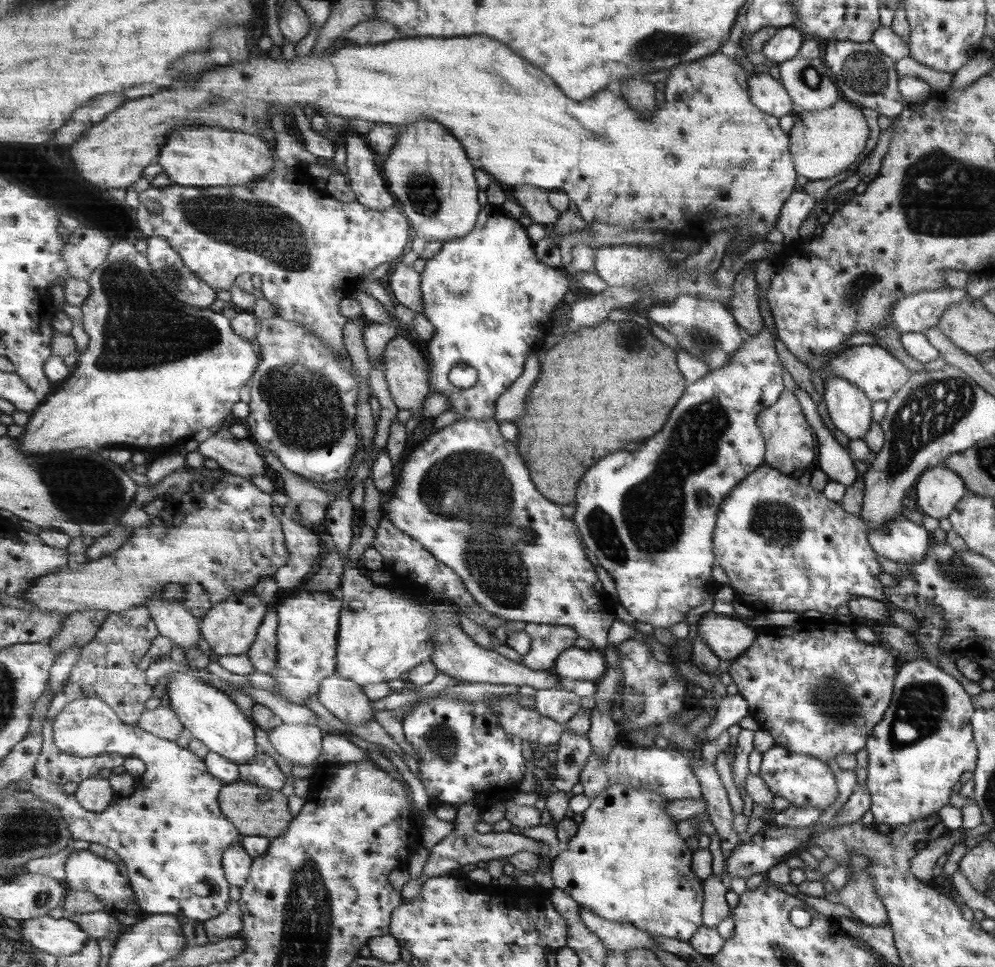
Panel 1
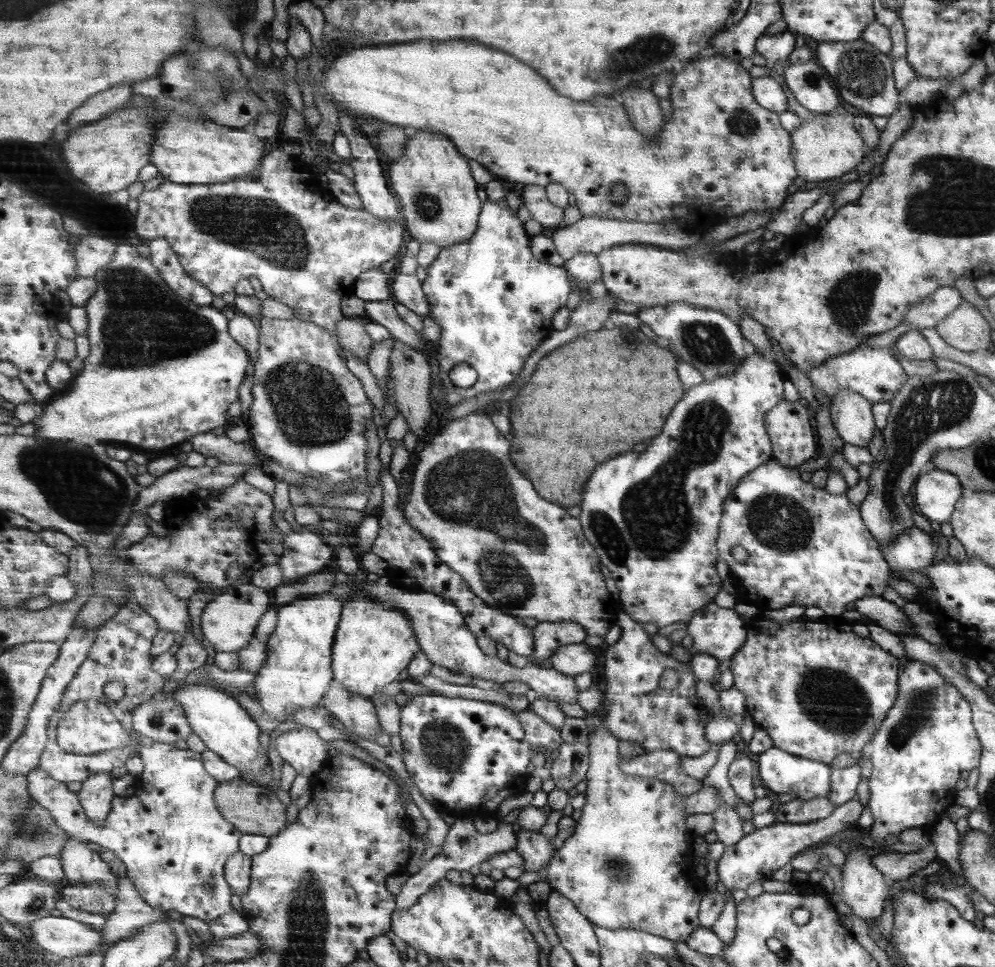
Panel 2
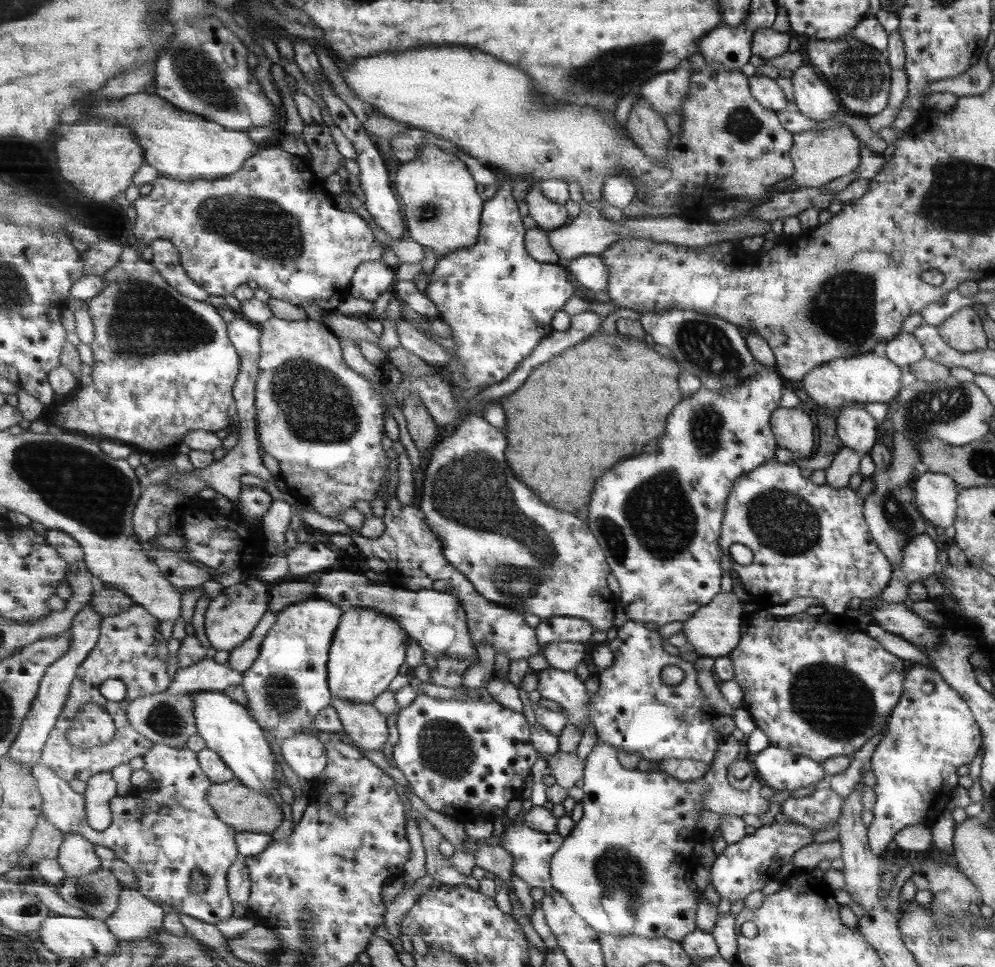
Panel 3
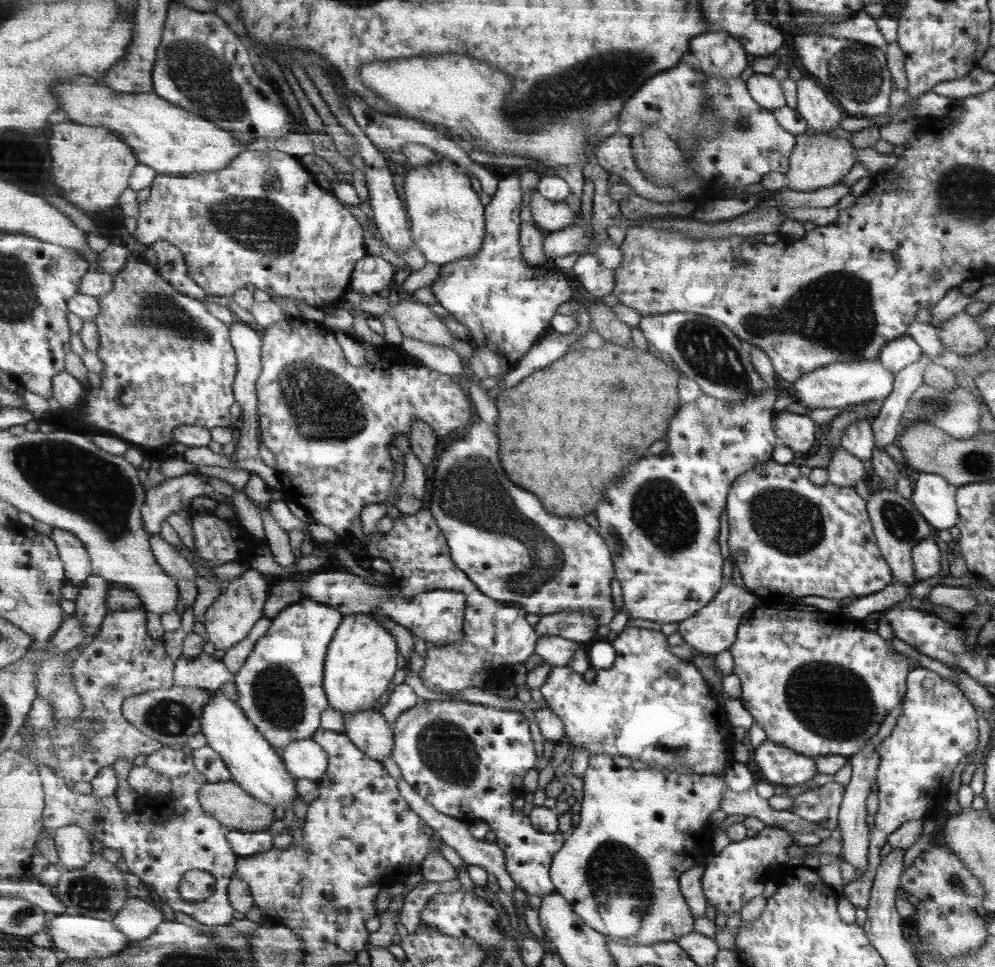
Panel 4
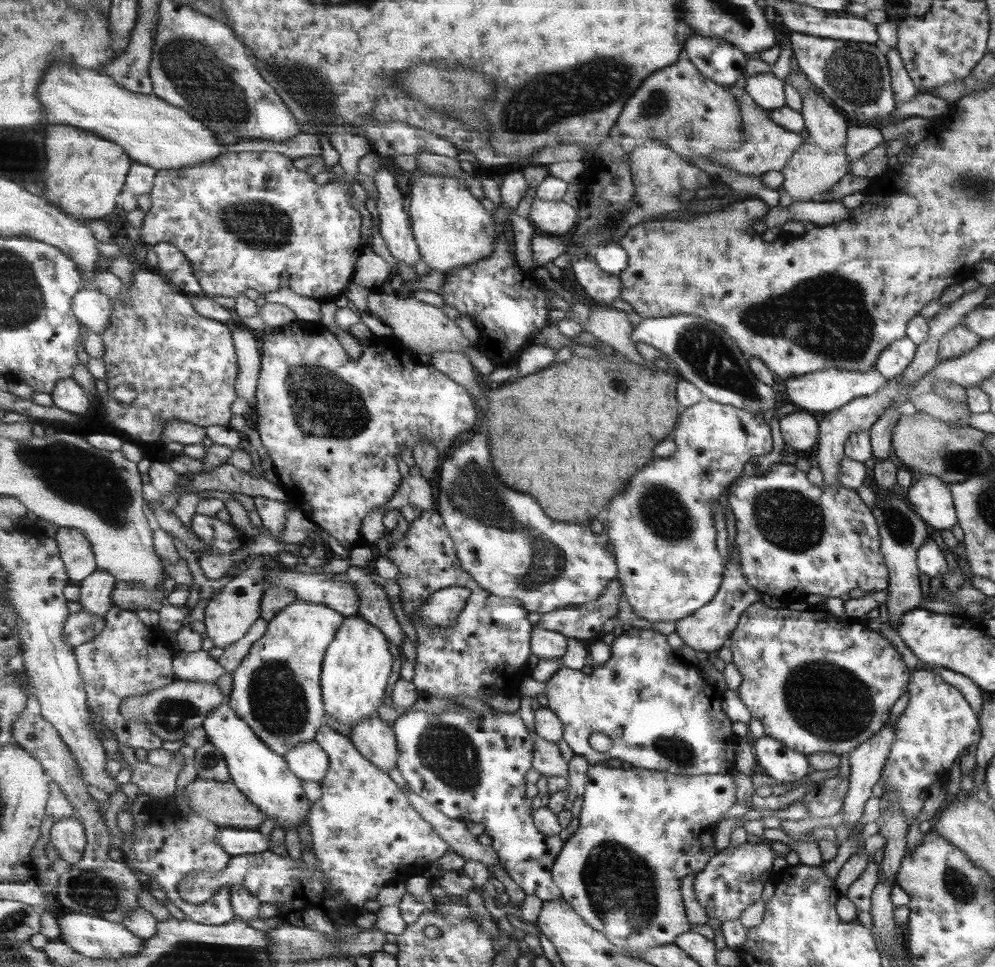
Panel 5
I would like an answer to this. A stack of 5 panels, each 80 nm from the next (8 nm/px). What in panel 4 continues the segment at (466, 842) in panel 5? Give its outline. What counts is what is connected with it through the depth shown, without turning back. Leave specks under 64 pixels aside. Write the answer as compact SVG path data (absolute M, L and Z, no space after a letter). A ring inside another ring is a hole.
M402 777L397 780L397 788L399 788L401 796L407 800L411 810L426 821L426 823L432 828L436 837L439 838L443 844L448 845L450 848L457 851L466 864L481 866L487 873L493 874L496 878L496 883L499 885L499 890L513 898L514 890L517 889L517 886L516 882L513 880L512 874L507 870L503 849L501 849L496 843L486 842L483 839L477 840L477 838L471 834L467 821L459 821L458 819L442 814L439 810L436 810L433 807L433 804L430 804L425 798L422 798L417 790L415 790L415 788L407 783Z

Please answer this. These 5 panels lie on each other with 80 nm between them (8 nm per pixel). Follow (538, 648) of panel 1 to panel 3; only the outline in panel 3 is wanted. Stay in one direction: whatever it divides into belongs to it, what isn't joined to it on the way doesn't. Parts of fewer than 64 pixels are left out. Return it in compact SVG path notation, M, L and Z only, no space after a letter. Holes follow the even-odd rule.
M566 616L542 619L536 626L541 648L552 642L583 643L590 641L595 630L591 621Z

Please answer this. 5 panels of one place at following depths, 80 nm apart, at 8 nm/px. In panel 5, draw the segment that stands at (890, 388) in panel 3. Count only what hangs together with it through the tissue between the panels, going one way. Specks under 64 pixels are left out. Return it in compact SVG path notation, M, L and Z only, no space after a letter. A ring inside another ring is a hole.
M831 367L827 370L784 380L783 386L785 386L785 403L793 404L804 412L816 414L818 412L831 413L844 404L849 404L851 399L878 391L885 383L884 377L874 367L863 373Z

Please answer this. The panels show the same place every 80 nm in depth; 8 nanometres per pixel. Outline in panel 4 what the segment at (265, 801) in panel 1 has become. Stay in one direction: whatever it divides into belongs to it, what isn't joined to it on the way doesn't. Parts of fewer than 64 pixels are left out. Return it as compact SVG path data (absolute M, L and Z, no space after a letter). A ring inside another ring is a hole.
M233 780L227 783L215 784L207 782L201 789L201 793L199 793L199 799L201 799L203 811L207 813L207 817L213 817L217 821L221 821L231 831L265 832L274 822L274 808L261 801L257 801L255 797L247 793L247 790Z

